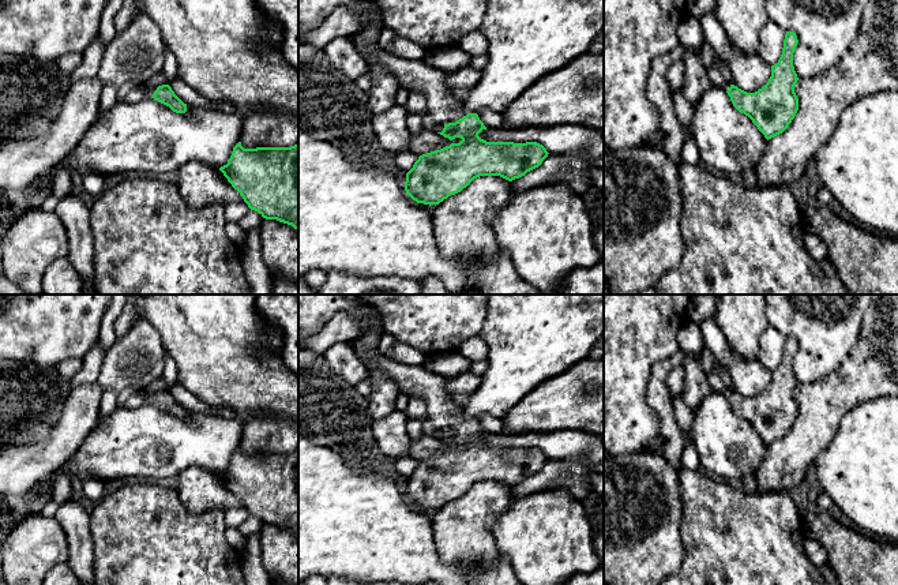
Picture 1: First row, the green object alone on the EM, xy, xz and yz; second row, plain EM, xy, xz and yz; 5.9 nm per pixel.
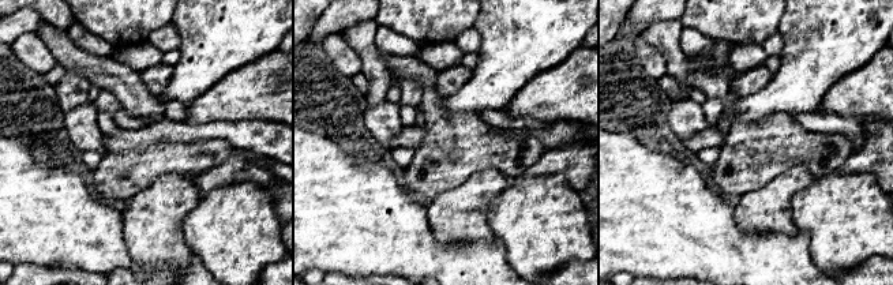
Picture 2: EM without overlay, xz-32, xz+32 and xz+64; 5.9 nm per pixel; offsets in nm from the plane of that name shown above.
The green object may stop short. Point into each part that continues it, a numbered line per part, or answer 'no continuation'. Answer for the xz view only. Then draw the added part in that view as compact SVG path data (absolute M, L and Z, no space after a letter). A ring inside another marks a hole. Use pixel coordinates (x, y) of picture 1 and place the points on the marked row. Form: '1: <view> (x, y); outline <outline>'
1: xz (443, 107); outline M379 44L367 49L365 60L388 71L402 89L422 93L428 112L435 123L455 123L467 115L458 100L447 89L447 75L427 65L422 60L409 60L387 53Z

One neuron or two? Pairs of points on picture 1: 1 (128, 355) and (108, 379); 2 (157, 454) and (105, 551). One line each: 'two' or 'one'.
1: one
2: two

